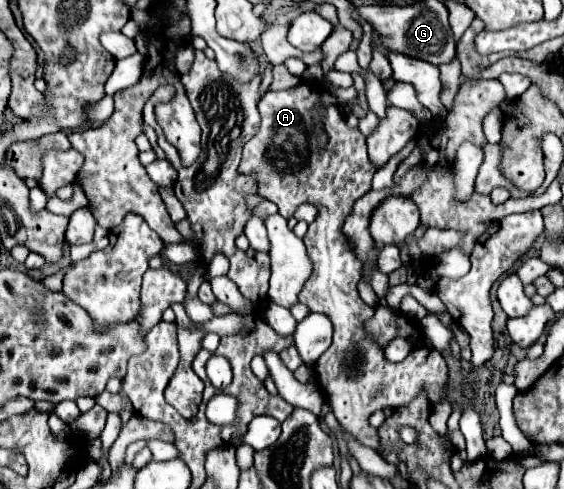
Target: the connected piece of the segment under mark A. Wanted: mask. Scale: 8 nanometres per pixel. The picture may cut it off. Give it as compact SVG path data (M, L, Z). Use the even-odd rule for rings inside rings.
M309 83L297 85L287 91L267 91L259 103L257 103L259 115L261 115L261 127L257 135L245 143L243 147L243 159L239 165L239 171L245 175L255 175L257 179L257 193L263 199L273 201L278 207L281 216L289 219L293 216L297 207L303 203L313 203L317 207L317 219L309 225L307 235L303 237L303 243L307 247L307 255L313 263L313 273L305 281L305 287L301 289L299 301L309 307L309 311L323 313L331 319L333 323L333 345L321 355L321 359L315 363L315 373L319 387L323 393L329 397L329 405L341 423L341 427L349 429L363 445L369 445L377 449L379 445L379 435L377 429L369 427L367 417L373 411L383 410L383 407L403 407L411 399L417 397L417 393L425 387L427 397L431 403L437 403L441 395L441 387L447 383L447 363L443 355L435 349L415 349L415 357L405 357L401 363L389 363L383 355L381 347L375 347L367 341L365 333L359 331L363 329L363 321L373 315L373 307L369 307L357 291L357 283L361 279L361 261L357 261L353 247L349 241L345 241L345 235L341 231L345 217L351 213L353 201L363 197L371 189L371 177L375 175L377 167L373 167L373 161L367 155L367 145L365 145L365 135L359 129L351 129L339 109L339 105L323 105L321 101L321 89ZM315 109L321 109L321 127L327 135L327 143L319 145L317 139L317 125L315 125Z

